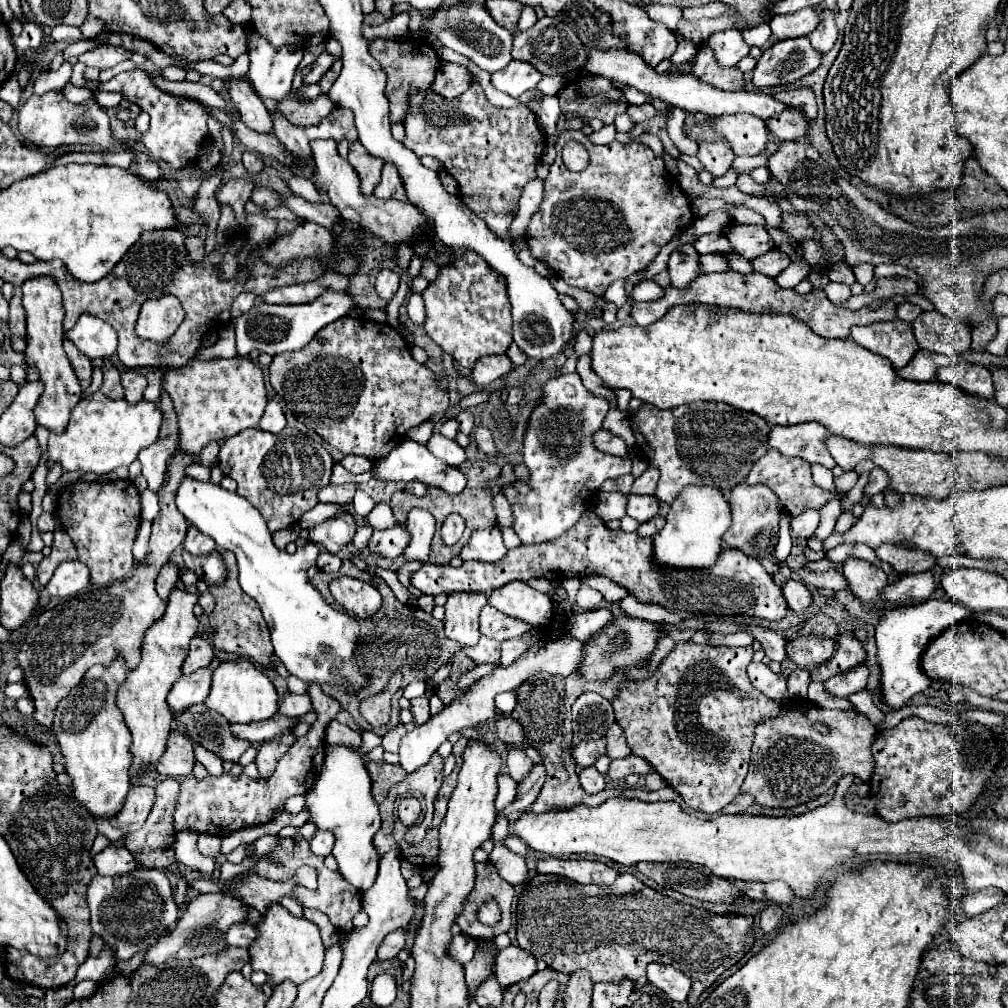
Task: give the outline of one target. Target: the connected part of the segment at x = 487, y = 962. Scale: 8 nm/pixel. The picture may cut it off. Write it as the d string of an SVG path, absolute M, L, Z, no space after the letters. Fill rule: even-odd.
M480 938L472 962L464 964L464 976L466 986L470 990L470 998L474 998L478 986L486 978L492 976L492 972L494 972L494 956L496 956L494 940L492 938Z

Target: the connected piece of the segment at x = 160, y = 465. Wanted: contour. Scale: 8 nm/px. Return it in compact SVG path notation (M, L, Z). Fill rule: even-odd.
M160 392L160 410L162 410L162 428L158 440L140 450L138 460L142 462L142 476L148 480L150 490L158 490L162 486L162 476L166 472L168 460L178 450L178 426L176 426L176 412L168 392Z

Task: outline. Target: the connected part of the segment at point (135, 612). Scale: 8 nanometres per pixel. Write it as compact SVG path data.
M178 454L172 458L168 472L170 472L170 480L166 486L162 486L158 490L160 494L160 512L158 516L152 520L152 536L150 536L150 552L148 556L138 564L138 570L134 572L134 576L114 582L110 586L104 588L92 588L88 592L82 592L74 598L66 598L66 600L58 600L52 608L42 608L42 596L40 596L40 604L34 610L34 614L30 616L30 620L24 624L24 640L20 644L20 652L16 656L18 668L22 668L24 672L24 684L28 688L28 694L34 702L34 720L46 728L52 726L54 720L54 710L56 704L66 698L70 694L70 690L74 686L80 684L80 680L84 678L84 674L90 670L90 666L94 664L112 664L116 658L122 658L126 662L128 670L134 670L140 662L140 644L142 644L142 636L144 630L156 622L156 618L160 618L160 614L164 614L166 610L166 602L156 594L154 590L154 580L158 570L170 560L170 554L174 552L176 546L182 544L186 530L188 530L188 520L176 510L174 504L174 494L180 486L180 478L184 478L184 466L192 462L190 454Z

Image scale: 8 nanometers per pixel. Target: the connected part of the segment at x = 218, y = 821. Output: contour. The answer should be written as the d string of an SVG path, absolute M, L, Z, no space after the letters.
M308 682L308 694L312 698L314 710L318 712L318 720L310 726L308 734L298 738L292 748L282 756L284 762L280 760L276 772L268 780L252 780L246 774L208 776L206 780L186 778L184 782L180 782L180 794L174 812L174 832L190 830L200 834L206 832L214 836L226 836L246 826L266 824L274 818L274 812L284 806L286 798L294 794L308 794L312 790L314 780L320 774L320 766L324 764L324 732L330 720L334 720L336 712L340 710L340 704L334 698L326 696L316 682Z

